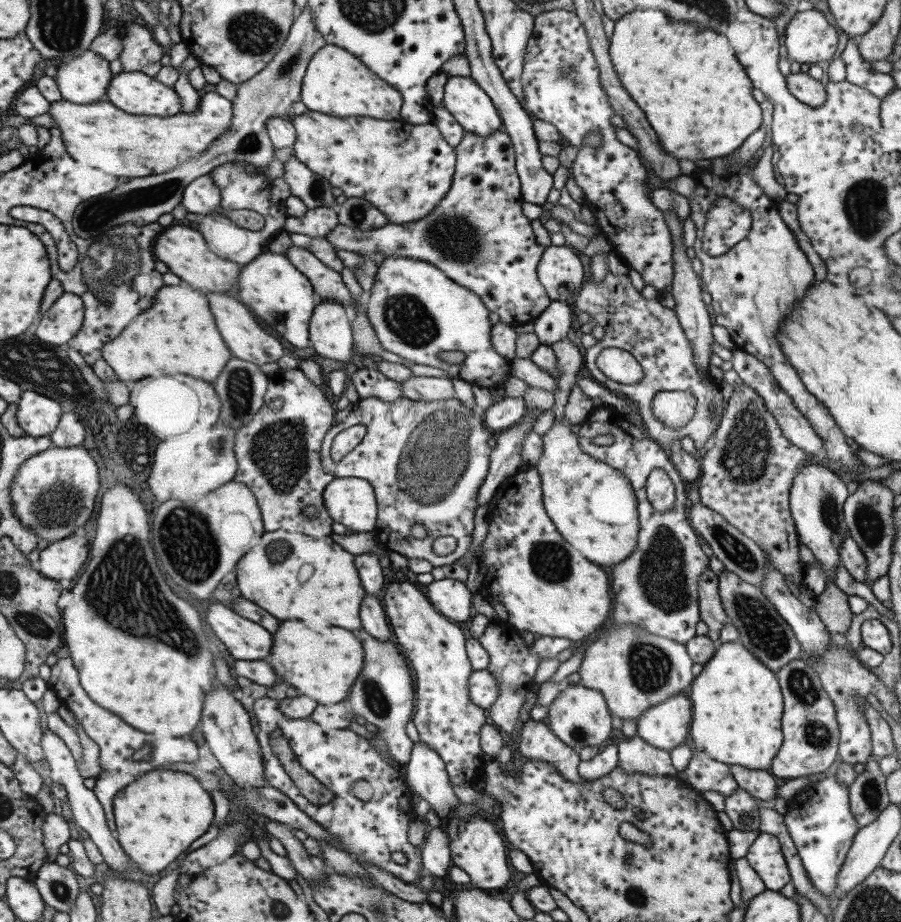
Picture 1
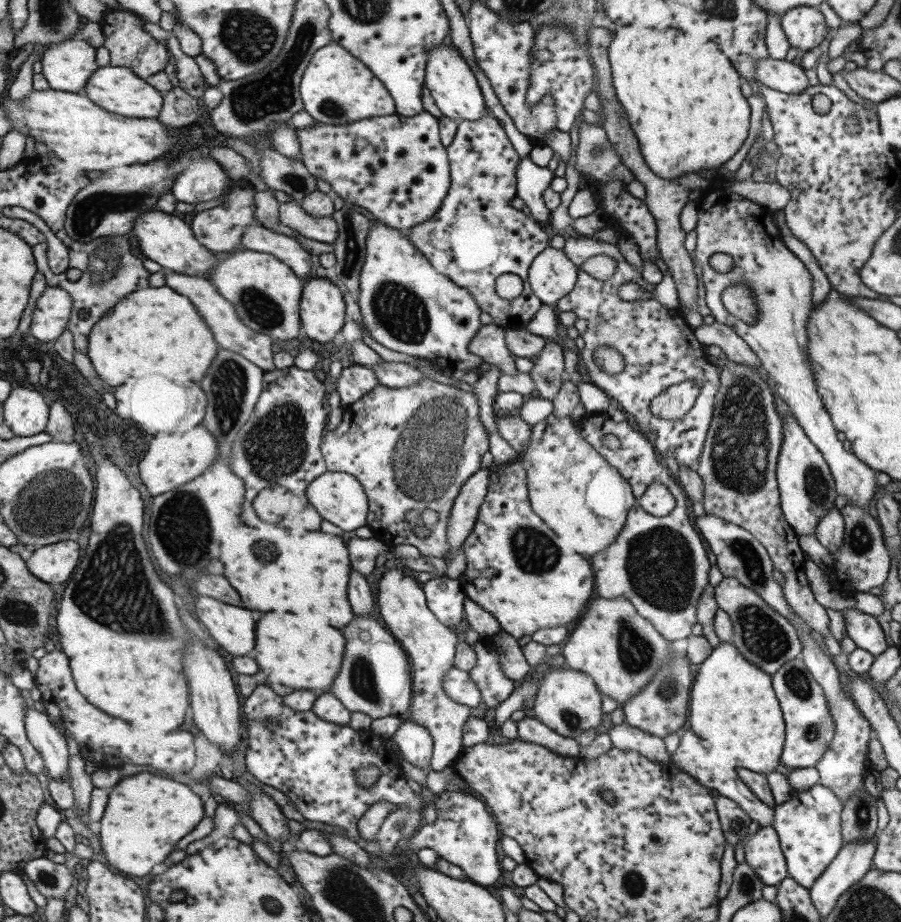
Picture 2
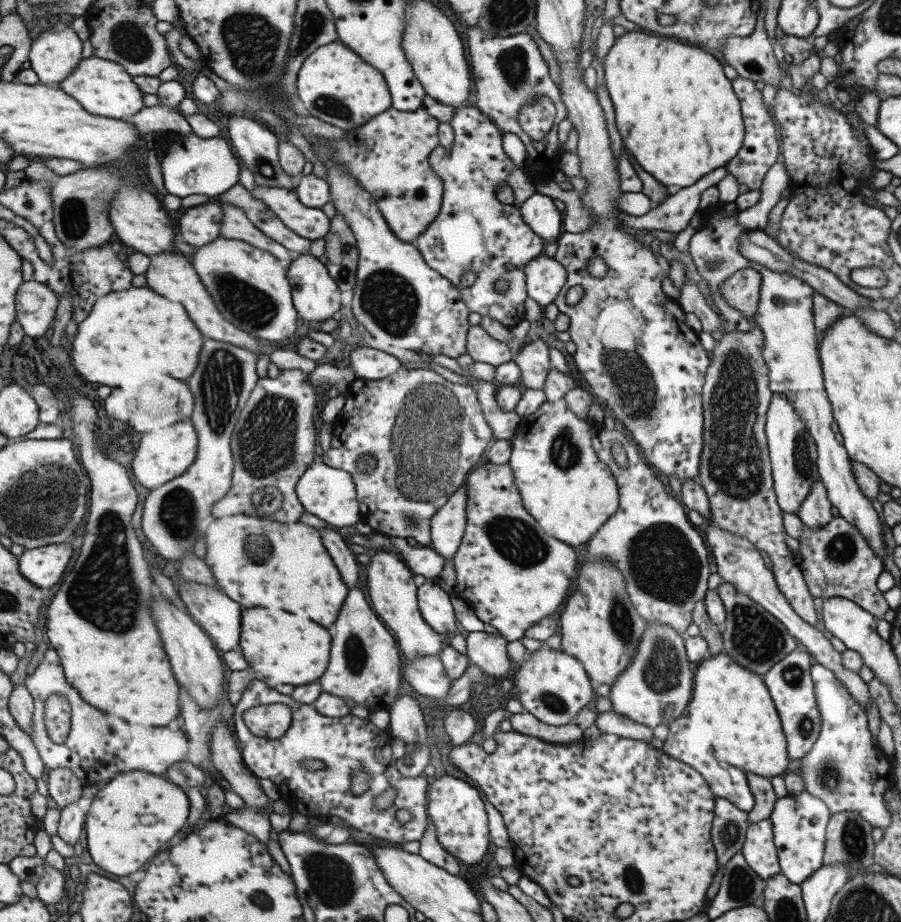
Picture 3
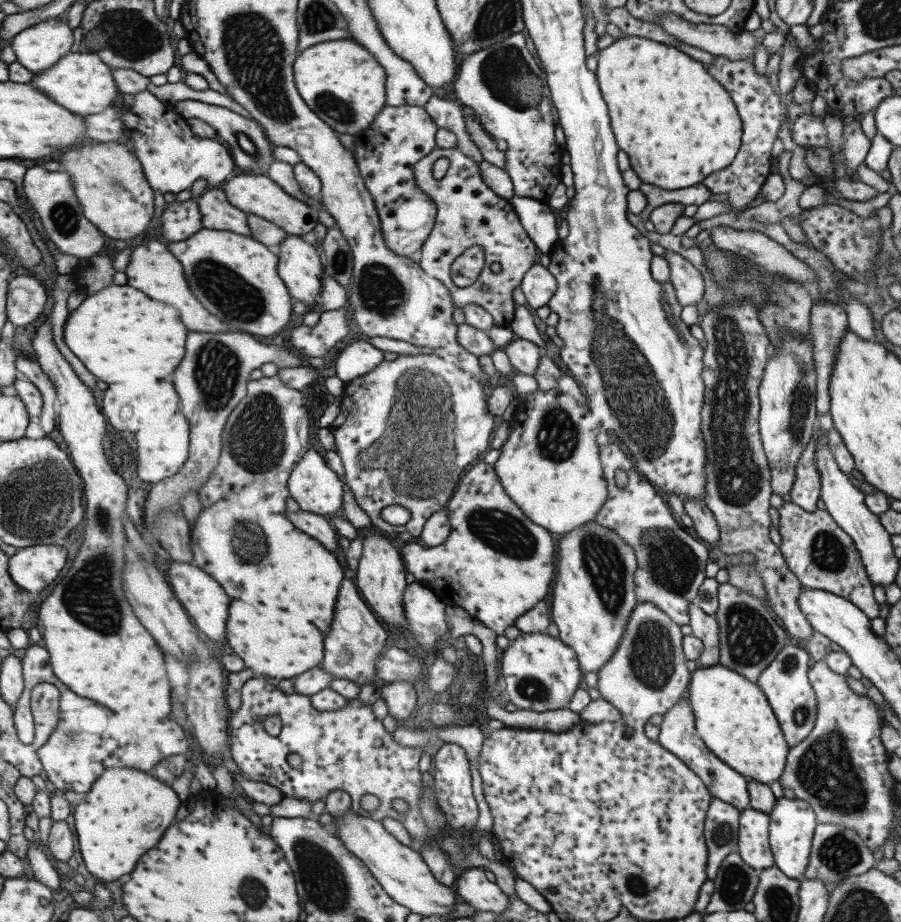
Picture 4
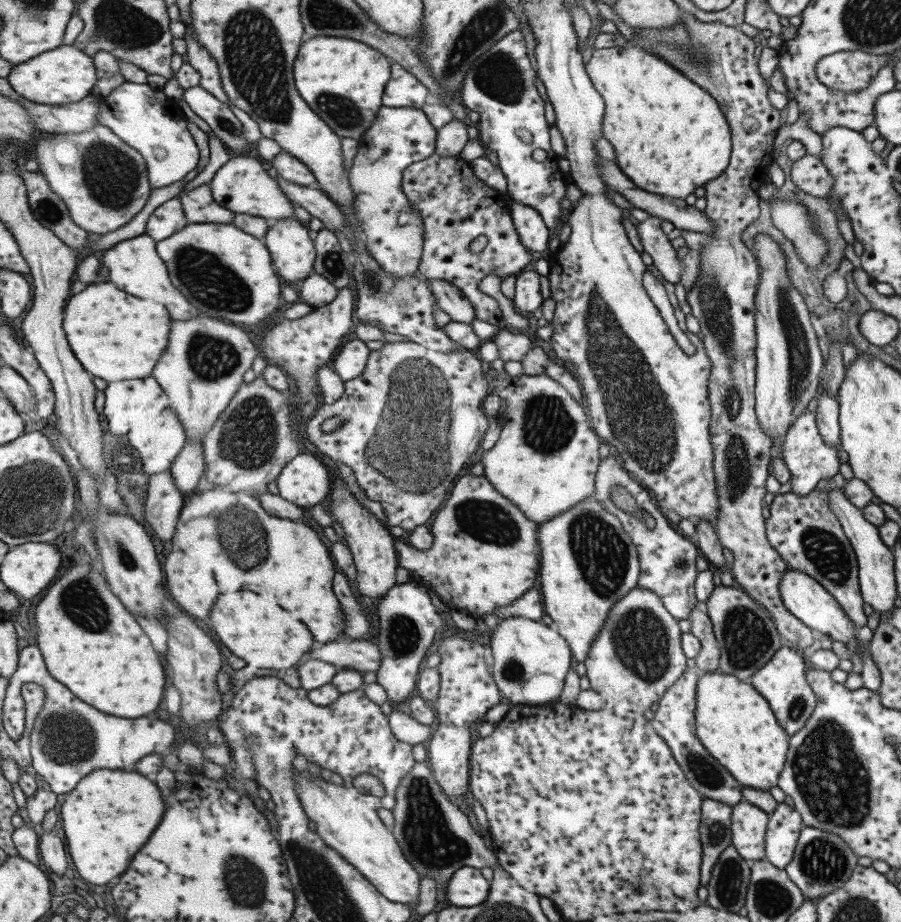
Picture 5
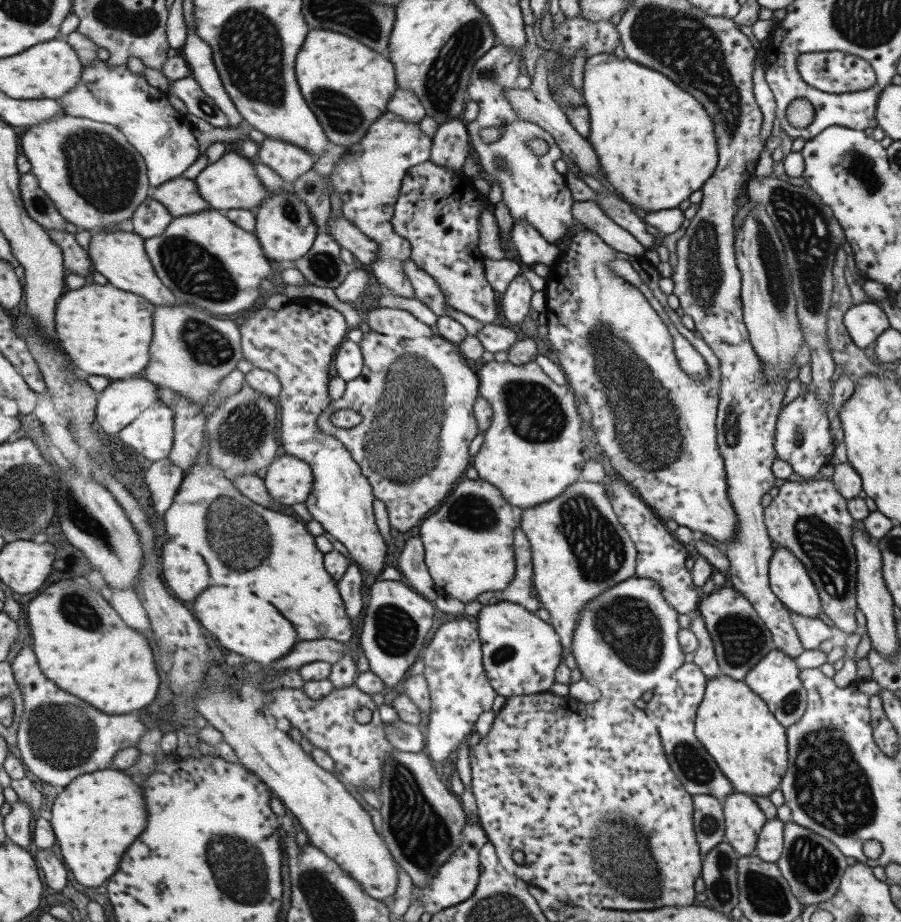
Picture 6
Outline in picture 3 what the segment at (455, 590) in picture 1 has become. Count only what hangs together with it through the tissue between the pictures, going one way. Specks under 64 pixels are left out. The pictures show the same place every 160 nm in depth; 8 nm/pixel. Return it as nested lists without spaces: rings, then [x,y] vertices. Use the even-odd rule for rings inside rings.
[[[426,580],[418,590],[418,607],[423,619],[437,633],[455,632],[455,615],[450,603],[450,593],[444,591],[437,582]]]

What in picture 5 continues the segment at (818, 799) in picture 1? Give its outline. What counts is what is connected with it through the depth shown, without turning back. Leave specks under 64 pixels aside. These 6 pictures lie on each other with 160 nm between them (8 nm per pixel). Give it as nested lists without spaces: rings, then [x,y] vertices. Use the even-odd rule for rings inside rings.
[[[785,803],[777,804],[768,814],[764,830],[764,858],[774,867],[784,869],[791,860],[801,827],[801,817],[795,809],[789,809]]]

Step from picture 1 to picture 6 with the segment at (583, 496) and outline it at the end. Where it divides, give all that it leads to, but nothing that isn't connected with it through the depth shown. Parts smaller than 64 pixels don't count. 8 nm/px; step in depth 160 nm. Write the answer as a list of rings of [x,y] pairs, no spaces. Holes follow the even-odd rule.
[[[534,360],[518,365],[509,361],[485,361],[476,375],[478,396],[489,403],[492,412],[489,426],[483,432],[483,442],[469,466],[477,471],[478,478],[492,484],[505,502],[521,510],[545,504],[571,483],[581,480],[580,472],[589,460],[588,445],[579,433],[582,422],[576,409],[577,400],[567,385],[555,384]]]

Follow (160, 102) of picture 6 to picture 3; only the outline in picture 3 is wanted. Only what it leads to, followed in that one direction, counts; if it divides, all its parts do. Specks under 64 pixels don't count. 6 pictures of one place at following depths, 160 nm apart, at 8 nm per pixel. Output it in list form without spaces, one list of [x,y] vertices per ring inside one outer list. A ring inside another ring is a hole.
[[[160,131],[159,133],[162,137],[155,149],[162,153],[160,166],[163,184],[170,194],[181,198],[191,194],[204,194],[209,200],[213,200],[239,183],[241,164],[229,139],[203,138],[177,131]]]

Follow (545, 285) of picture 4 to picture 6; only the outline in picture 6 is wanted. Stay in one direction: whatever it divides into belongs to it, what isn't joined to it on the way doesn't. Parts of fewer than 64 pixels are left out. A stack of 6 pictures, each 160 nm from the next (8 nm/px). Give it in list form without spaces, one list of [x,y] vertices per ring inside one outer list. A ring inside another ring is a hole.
[[[521,275],[515,276],[507,288],[502,292],[501,298],[499,298],[499,310],[503,314],[503,318],[511,324],[518,325],[523,322],[527,312],[529,312],[530,298],[534,293],[533,289],[525,277]]]

